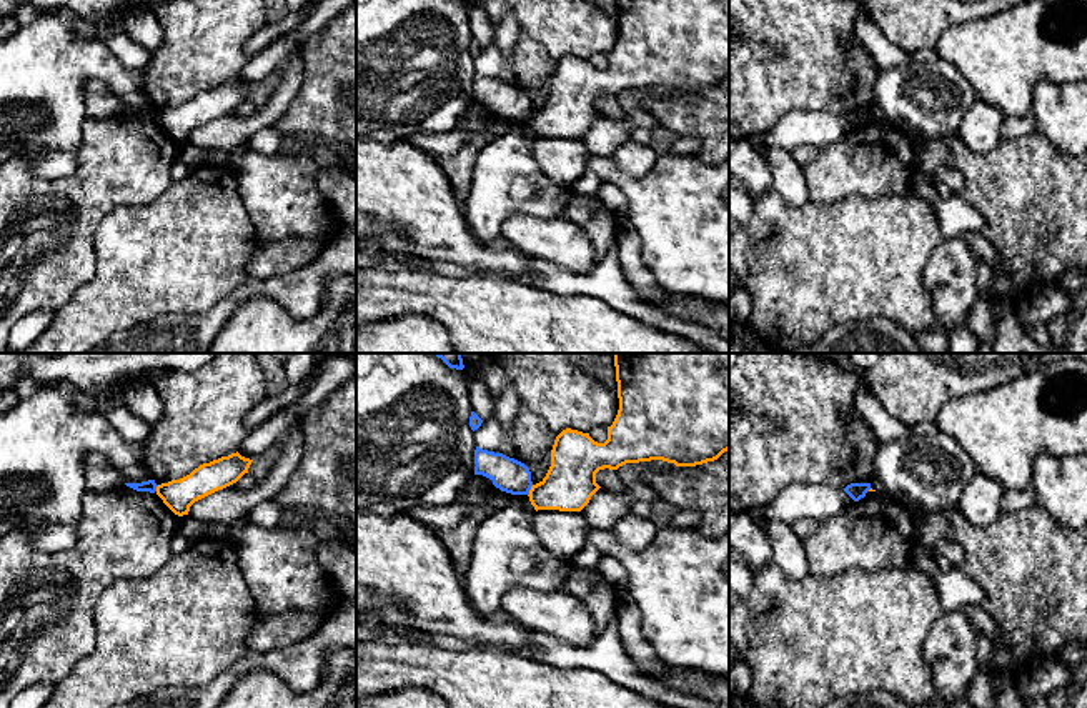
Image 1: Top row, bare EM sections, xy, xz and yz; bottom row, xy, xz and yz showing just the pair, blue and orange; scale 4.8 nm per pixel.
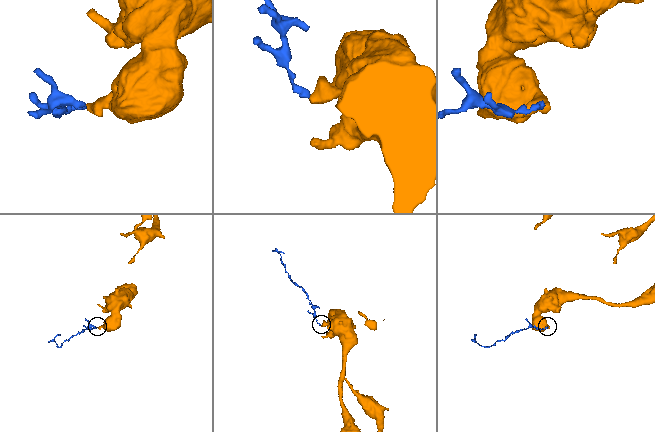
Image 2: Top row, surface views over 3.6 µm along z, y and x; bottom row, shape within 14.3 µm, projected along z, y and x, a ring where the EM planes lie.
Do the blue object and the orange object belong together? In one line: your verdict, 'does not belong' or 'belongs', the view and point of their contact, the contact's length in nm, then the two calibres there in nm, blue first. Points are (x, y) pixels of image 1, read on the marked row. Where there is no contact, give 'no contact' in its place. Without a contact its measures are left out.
does not belong | xz (530, 488) | 60 nm | 160/240 nm

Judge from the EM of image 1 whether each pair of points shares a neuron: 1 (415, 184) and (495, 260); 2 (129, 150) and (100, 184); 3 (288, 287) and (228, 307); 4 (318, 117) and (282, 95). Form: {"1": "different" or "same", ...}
{"1": "same", "2": "same", "3": "same", "4": "different"}

